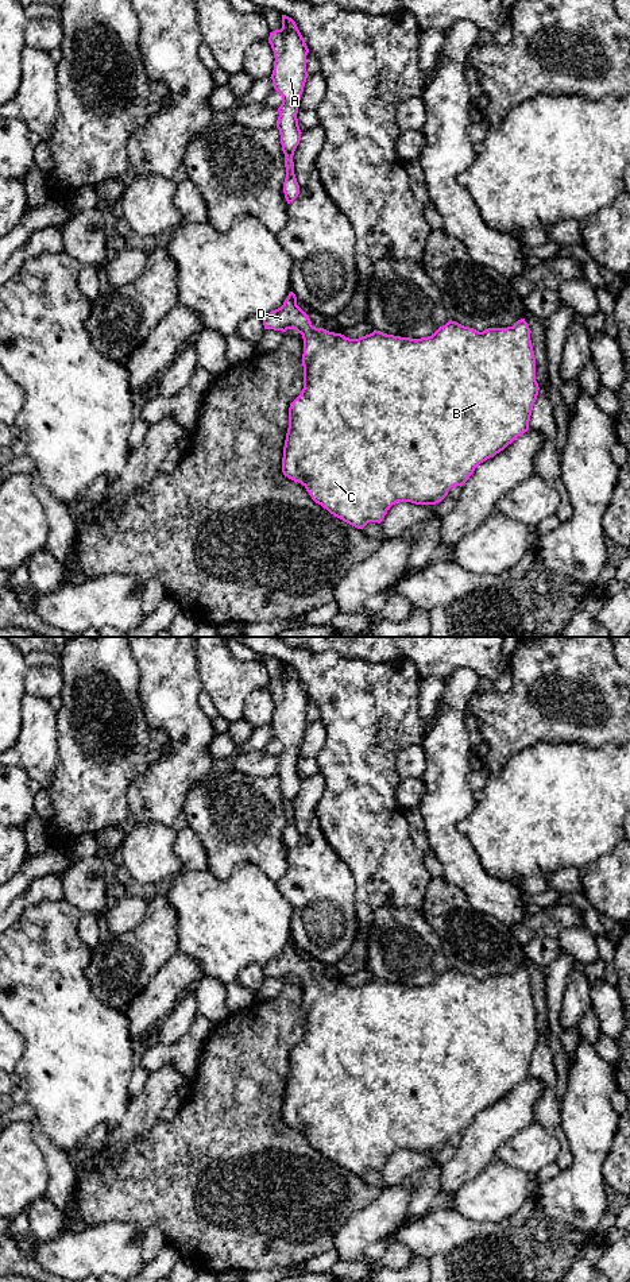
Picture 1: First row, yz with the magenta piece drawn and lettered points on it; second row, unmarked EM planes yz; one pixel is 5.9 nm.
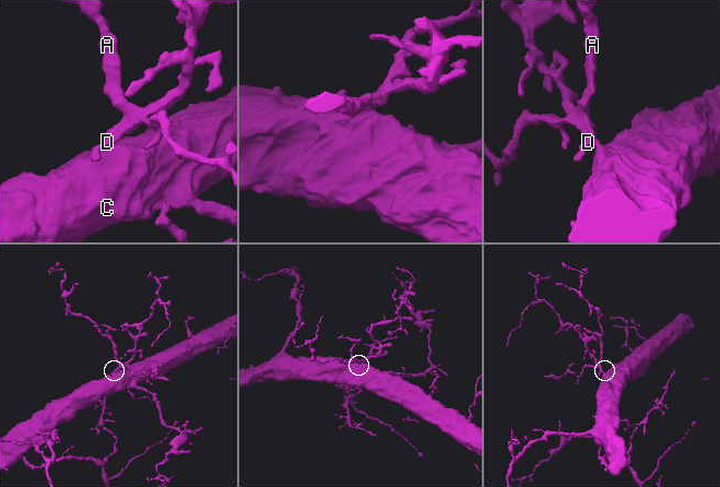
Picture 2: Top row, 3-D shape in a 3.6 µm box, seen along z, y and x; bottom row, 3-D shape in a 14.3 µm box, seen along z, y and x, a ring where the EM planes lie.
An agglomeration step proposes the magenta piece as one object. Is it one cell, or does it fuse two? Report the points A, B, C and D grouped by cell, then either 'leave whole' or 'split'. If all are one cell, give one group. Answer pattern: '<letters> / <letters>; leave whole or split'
A B C D; leave whole

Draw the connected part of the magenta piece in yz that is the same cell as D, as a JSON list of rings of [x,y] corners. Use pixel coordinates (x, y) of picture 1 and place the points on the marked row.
[[[290,291],[283,305],[271,310],[263,318],[263,325],[264,329],[282,332],[295,329],[304,339],[304,389],[289,408],[282,472],[289,479],[301,483],[316,503],[357,529],[363,529],[368,522],[380,524],[387,510],[398,502],[416,505],[436,505],[441,502],[452,487],[461,487],[480,463],[494,457],[518,436],[529,430],[529,421],[540,387],[536,381],[536,358],[530,340],[532,331],[525,318],[518,320],[513,327],[488,328],[483,332],[449,320],[432,336],[421,339],[401,337],[380,331],[374,331],[359,339],[349,339],[341,333],[313,327],[309,316],[297,305],[295,294]]]

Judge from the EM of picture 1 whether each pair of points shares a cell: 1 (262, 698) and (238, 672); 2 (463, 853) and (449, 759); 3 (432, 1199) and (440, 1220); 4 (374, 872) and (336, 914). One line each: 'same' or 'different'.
1: different
2: same
3: different
4: different

